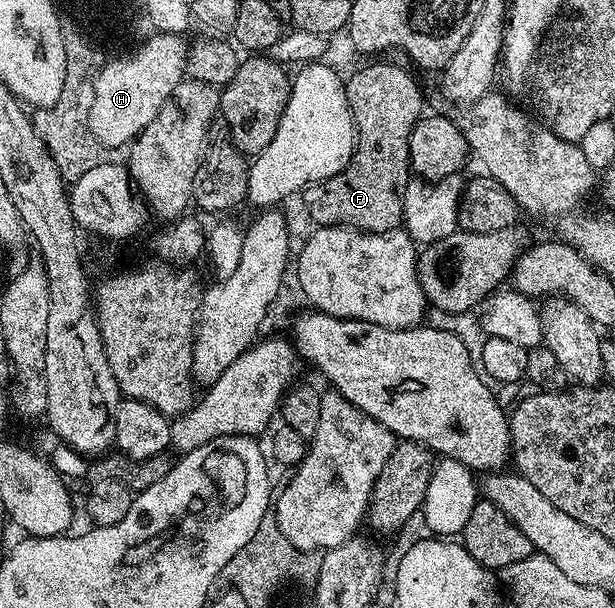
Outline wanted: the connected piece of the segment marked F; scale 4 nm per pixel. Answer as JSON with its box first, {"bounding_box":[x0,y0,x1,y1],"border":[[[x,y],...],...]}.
{"bounding_box":[304,64,421,232],"border":[[[369,64],[361,68],[350,80],[346,79],[343,90],[347,94],[349,115],[357,129],[355,147],[349,164],[342,172],[326,180],[319,180],[304,189],[305,208],[317,226],[357,228],[360,232],[390,232],[403,224],[405,188],[411,179],[409,167],[409,139],[411,130],[421,119],[421,88],[413,76],[397,64]]]}

